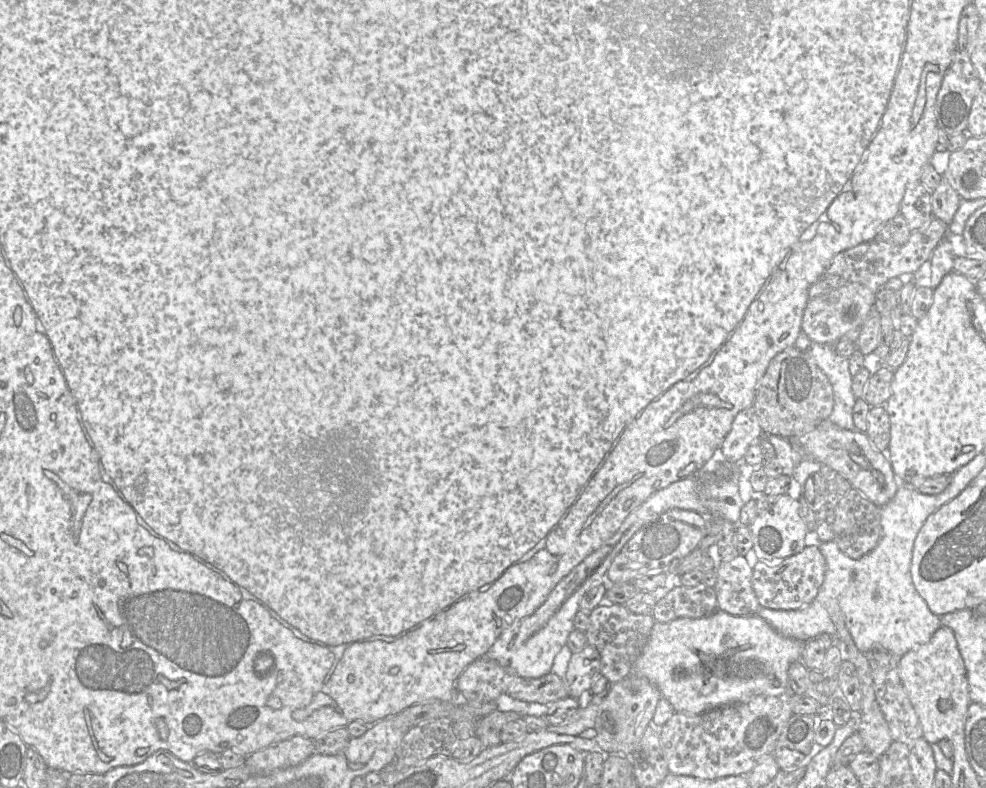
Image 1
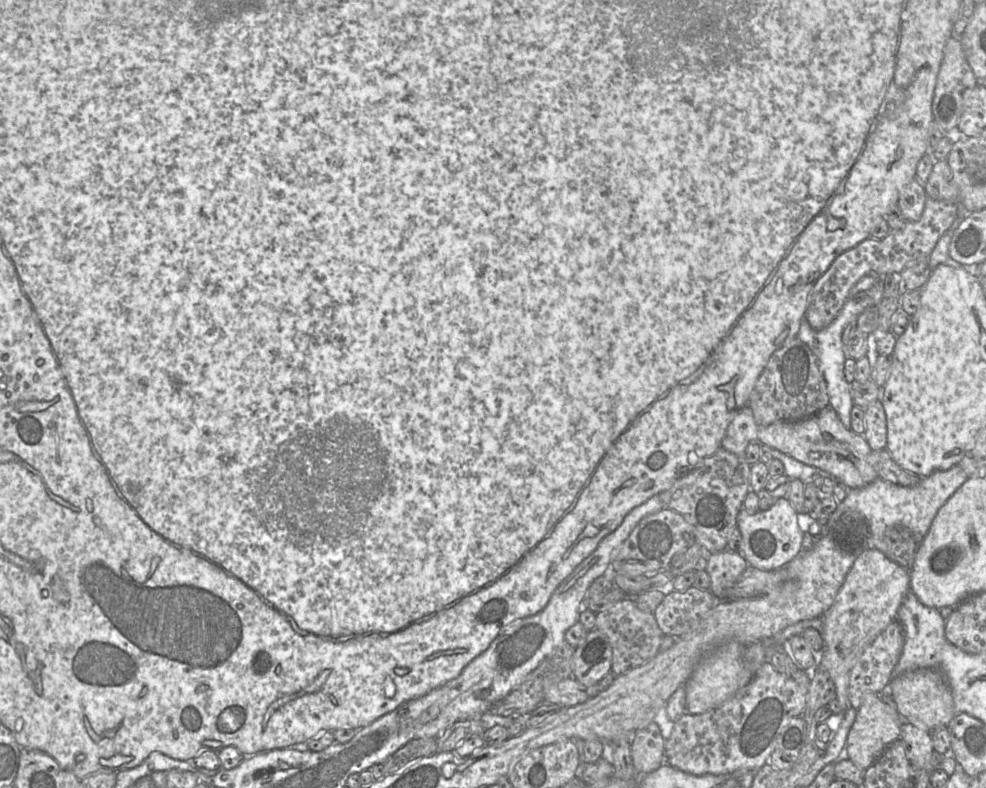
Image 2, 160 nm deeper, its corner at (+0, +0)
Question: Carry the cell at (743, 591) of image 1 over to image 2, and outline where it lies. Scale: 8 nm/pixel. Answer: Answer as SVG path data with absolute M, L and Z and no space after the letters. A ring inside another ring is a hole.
M724 549L711 554L705 571L710 576L710 592L716 600L723 601L725 590L734 585L747 566L745 558L734 551Z

